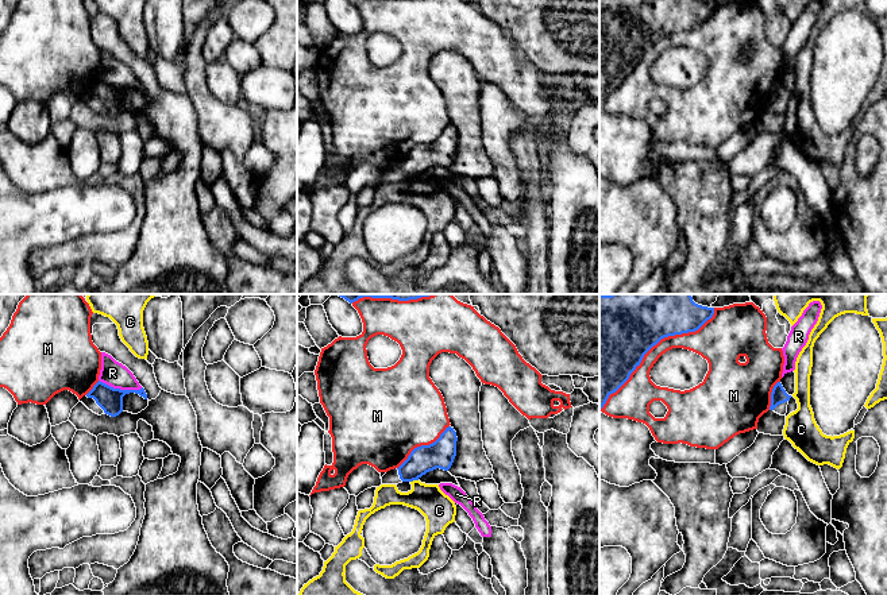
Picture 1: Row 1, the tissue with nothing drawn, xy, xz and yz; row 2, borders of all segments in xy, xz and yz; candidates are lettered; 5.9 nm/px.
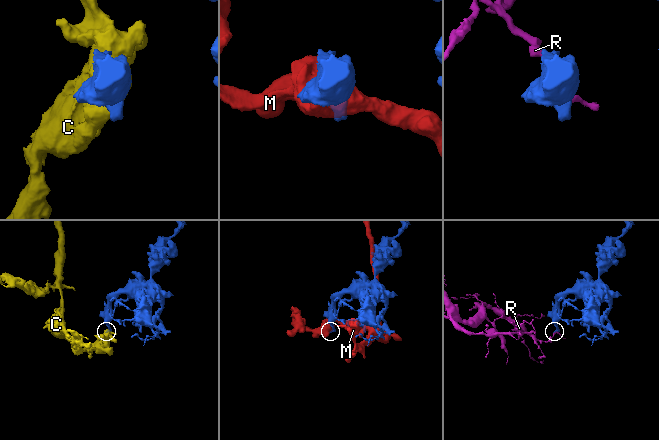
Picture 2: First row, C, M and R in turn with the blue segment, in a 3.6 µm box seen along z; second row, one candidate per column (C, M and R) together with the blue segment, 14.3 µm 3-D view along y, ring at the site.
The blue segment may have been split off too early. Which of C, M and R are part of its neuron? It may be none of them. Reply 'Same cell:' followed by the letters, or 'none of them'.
Same cell: none of them

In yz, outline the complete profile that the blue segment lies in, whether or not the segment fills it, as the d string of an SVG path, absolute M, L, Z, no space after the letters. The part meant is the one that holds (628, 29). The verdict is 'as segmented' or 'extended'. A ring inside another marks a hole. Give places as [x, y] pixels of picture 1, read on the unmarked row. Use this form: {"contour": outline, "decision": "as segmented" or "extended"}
{"contour": "M599 0L599 108L662 36L698 28L714 5L695 0Z", "decision": "as segmented"}

